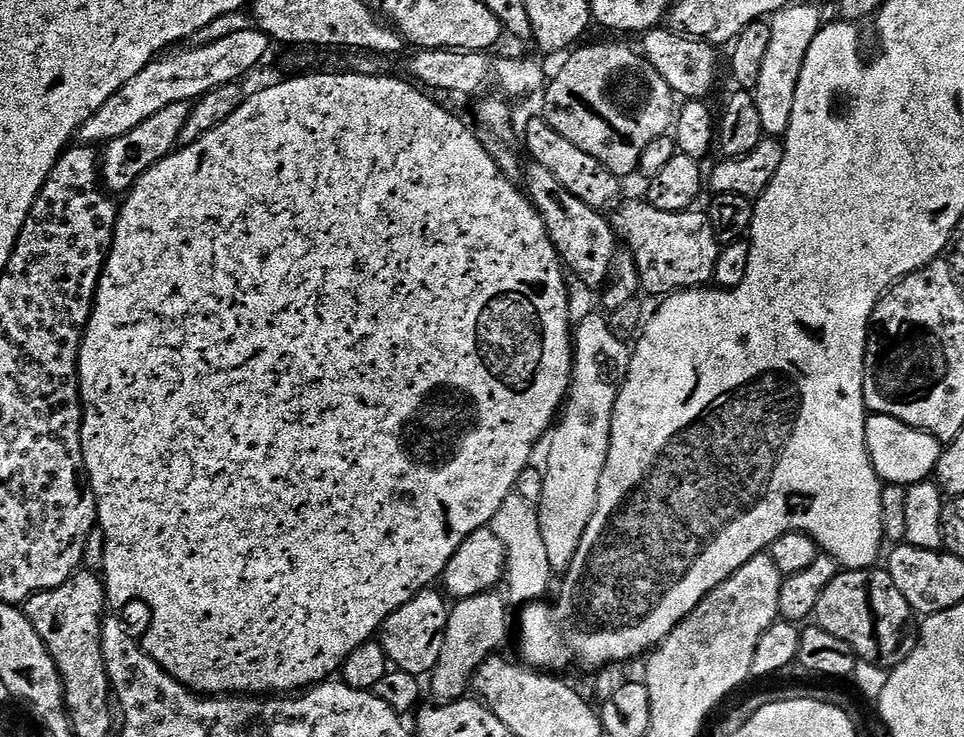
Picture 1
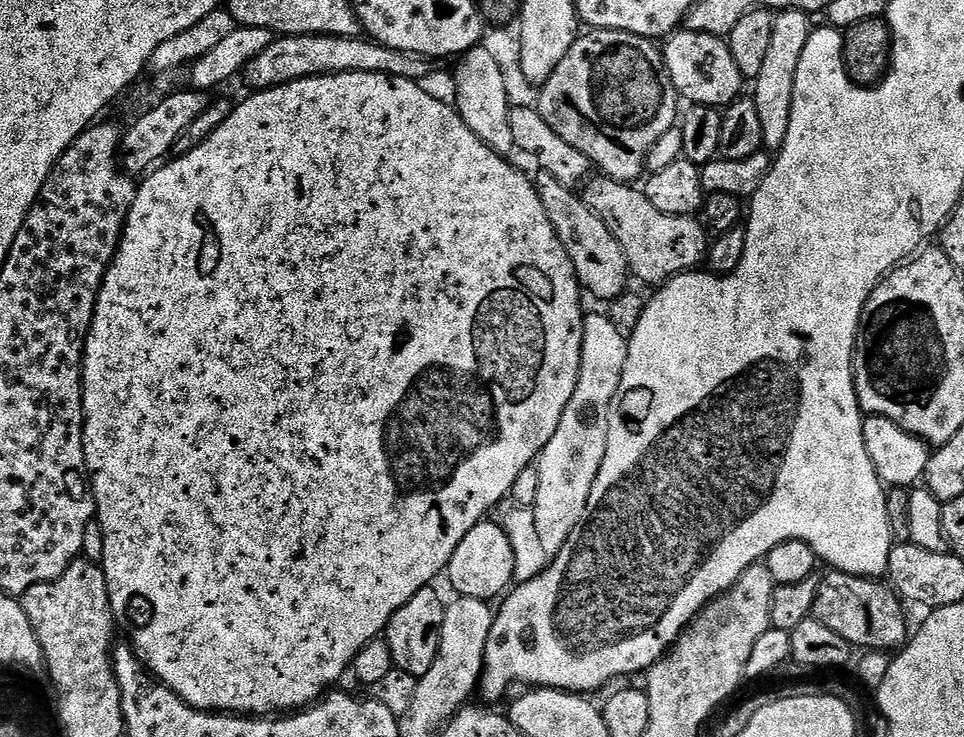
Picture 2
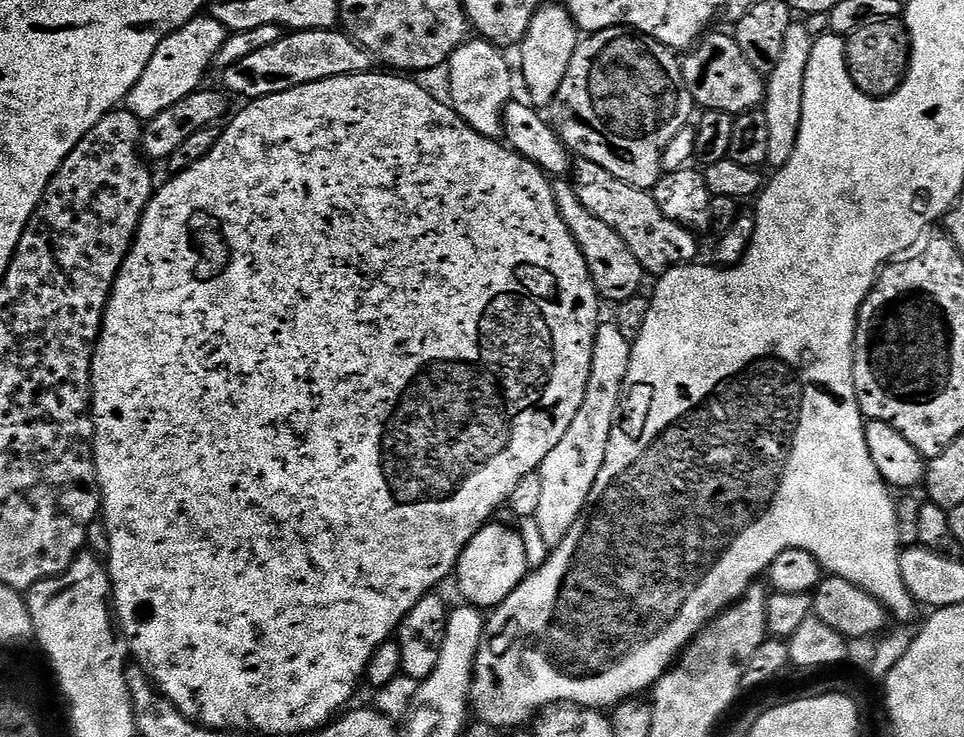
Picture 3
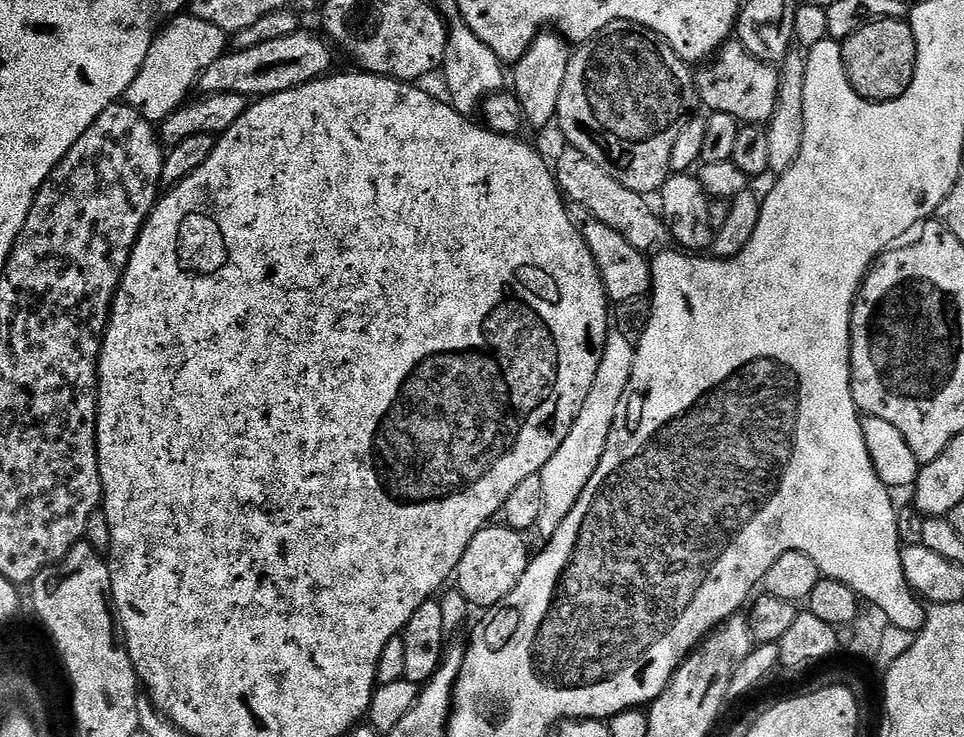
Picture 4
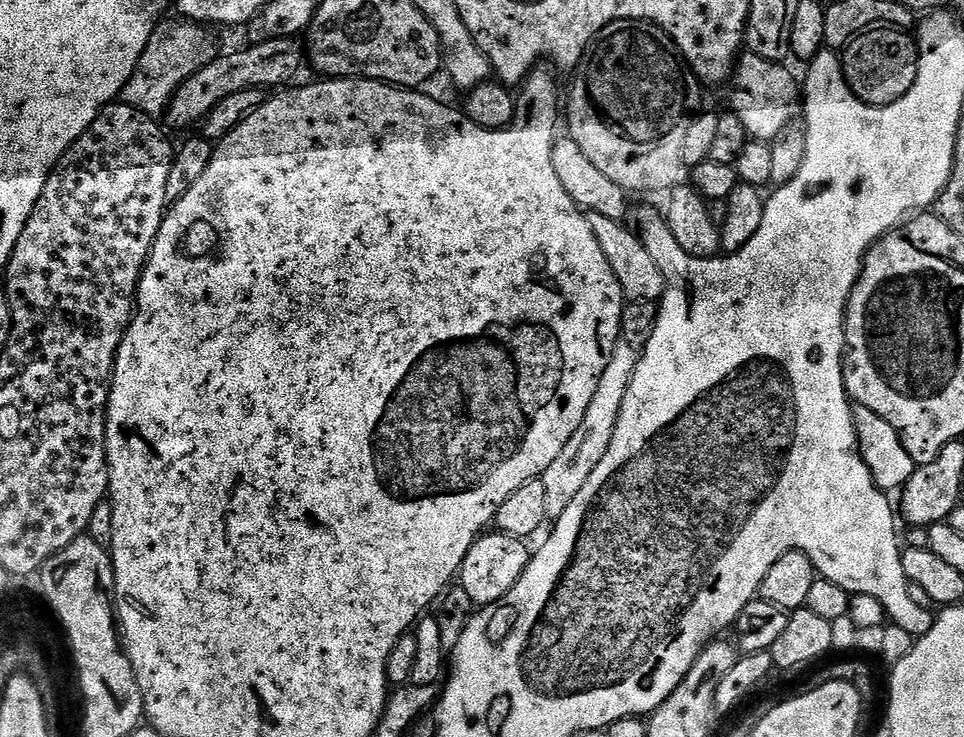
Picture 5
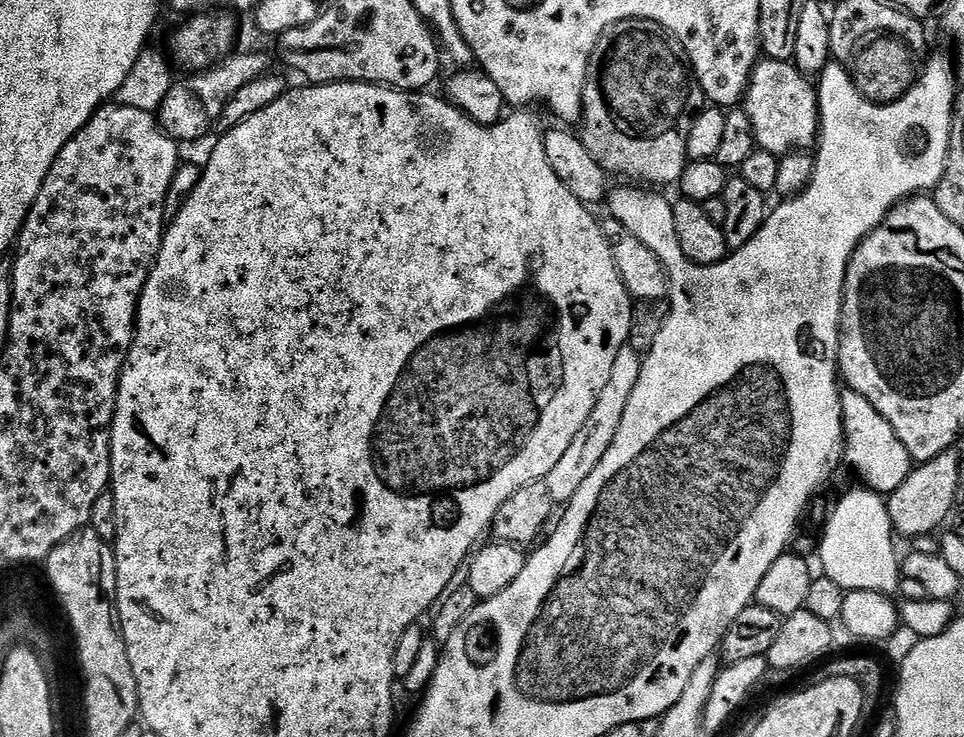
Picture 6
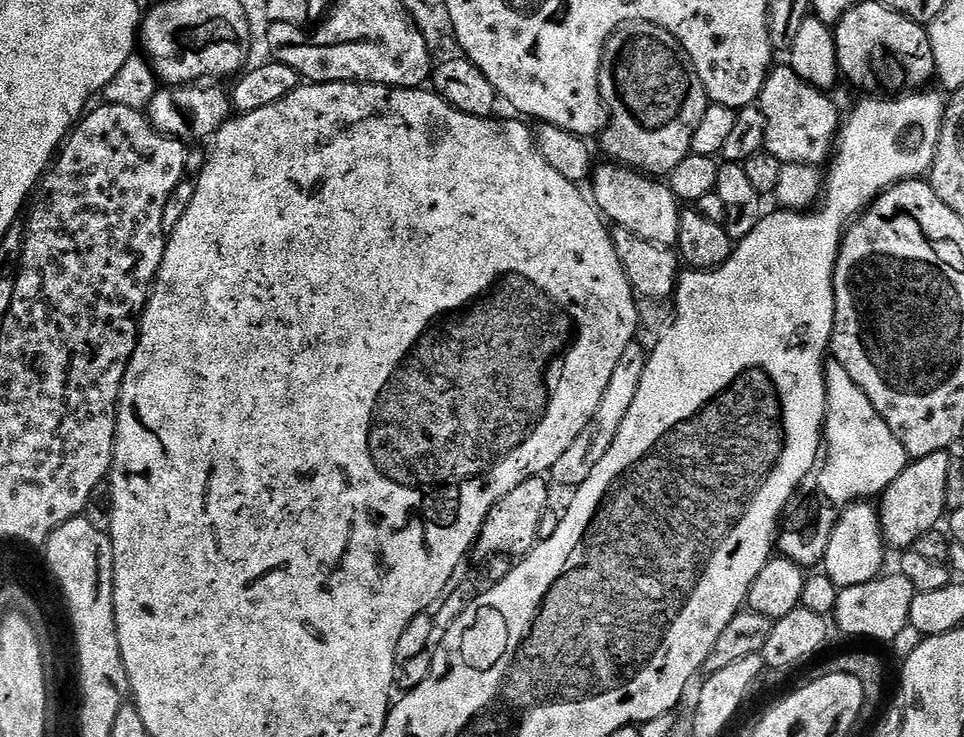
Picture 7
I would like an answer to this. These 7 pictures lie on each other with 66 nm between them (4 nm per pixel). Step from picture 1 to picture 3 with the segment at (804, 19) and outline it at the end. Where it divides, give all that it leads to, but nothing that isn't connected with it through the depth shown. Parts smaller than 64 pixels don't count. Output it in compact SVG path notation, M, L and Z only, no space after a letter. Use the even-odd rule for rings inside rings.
M793 22L790 30L786 30L786 42L782 42L782 58L778 58L774 70L766 76L762 110L766 114L766 127L770 129L768 164L773 169L786 166L786 162L790 162L790 154L794 154L794 146L798 142L798 130L802 126L802 86L806 82L806 66L810 62L813 39L814 36L808 32L804 22Z

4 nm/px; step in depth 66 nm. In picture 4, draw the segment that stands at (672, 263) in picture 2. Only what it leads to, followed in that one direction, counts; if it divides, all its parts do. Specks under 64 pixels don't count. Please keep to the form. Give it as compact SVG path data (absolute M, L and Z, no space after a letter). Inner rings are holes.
M571 146L565 147L565 152L554 162L554 179L557 189L572 204L582 206L591 216L598 218L598 222L606 222L610 230L618 230L630 246L645 254L653 250L660 250L669 243L668 228L658 215L657 209L647 204L645 197L634 190L626 190L622 182L615 180L602 166L594 166L586 154ZM652 248L652 249L651 249Z

